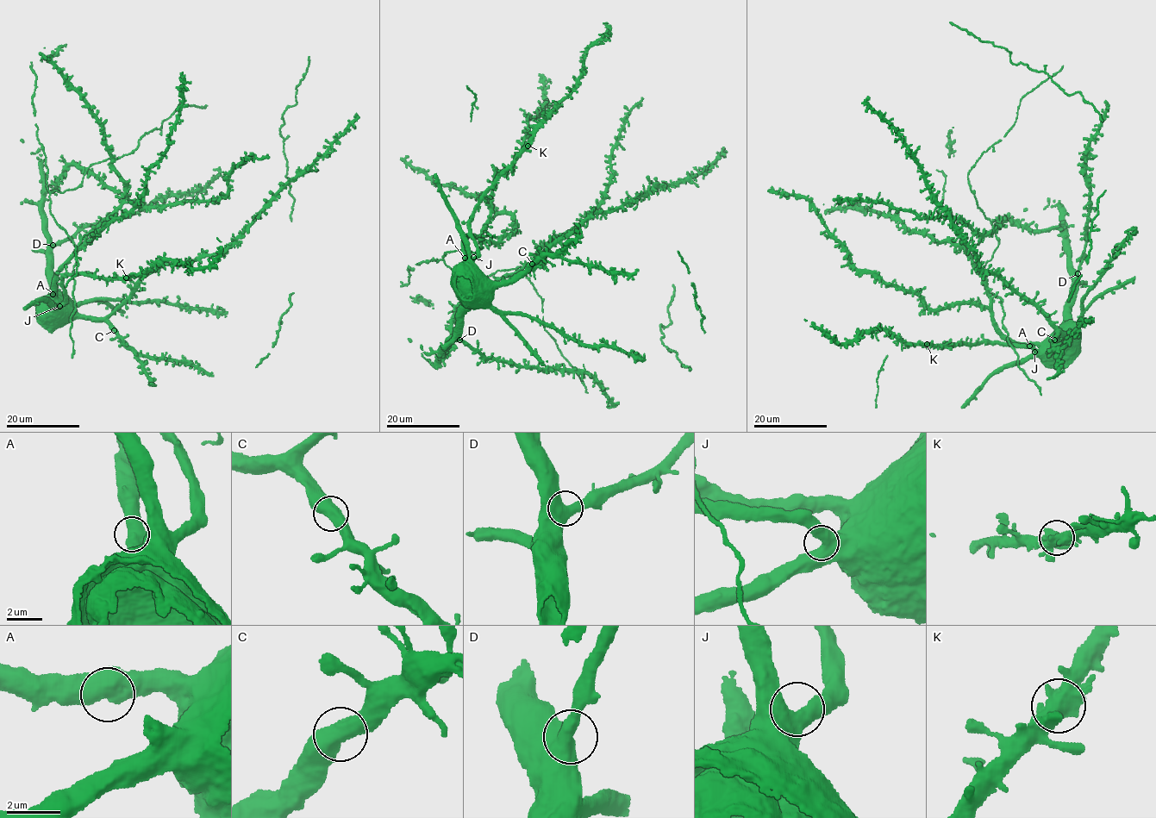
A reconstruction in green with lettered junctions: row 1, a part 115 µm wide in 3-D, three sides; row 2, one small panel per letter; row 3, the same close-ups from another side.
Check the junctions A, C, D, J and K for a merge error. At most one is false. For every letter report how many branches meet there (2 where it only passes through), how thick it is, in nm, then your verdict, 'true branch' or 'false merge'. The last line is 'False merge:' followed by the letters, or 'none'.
A: 2 branches meet; 700 nm thick; true branch
C: 2 branches meet; 600 nm thick; true branch
D: 2 branches meet; 600 nm thick; true branch
J: 2 branches meet; 650 nm thick; true branch
K: 2 branches meet; 650 nm thick; true branch
False merge: none

